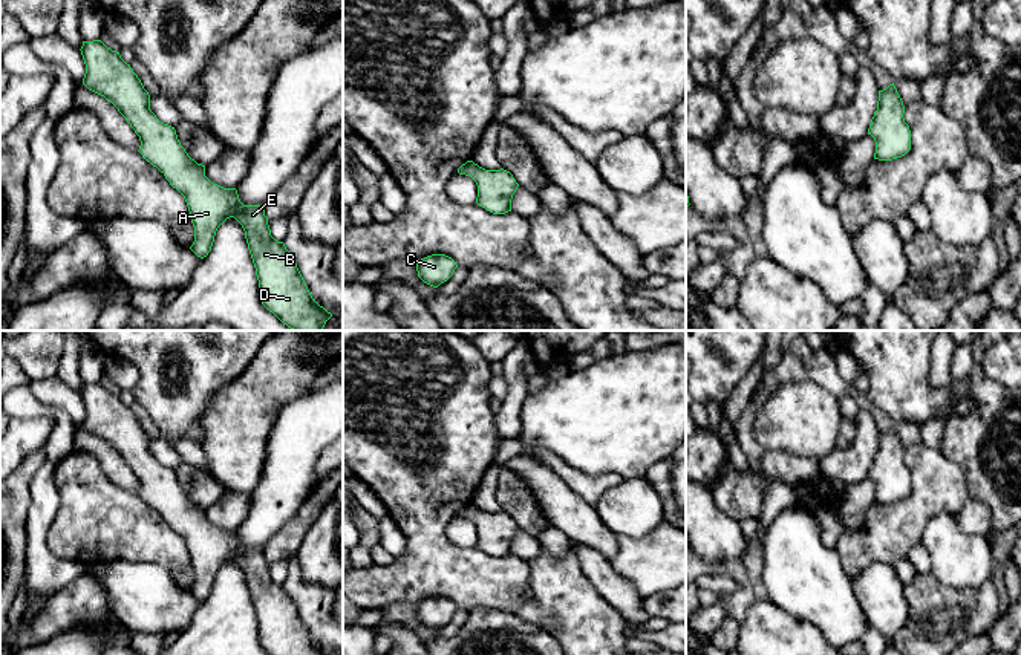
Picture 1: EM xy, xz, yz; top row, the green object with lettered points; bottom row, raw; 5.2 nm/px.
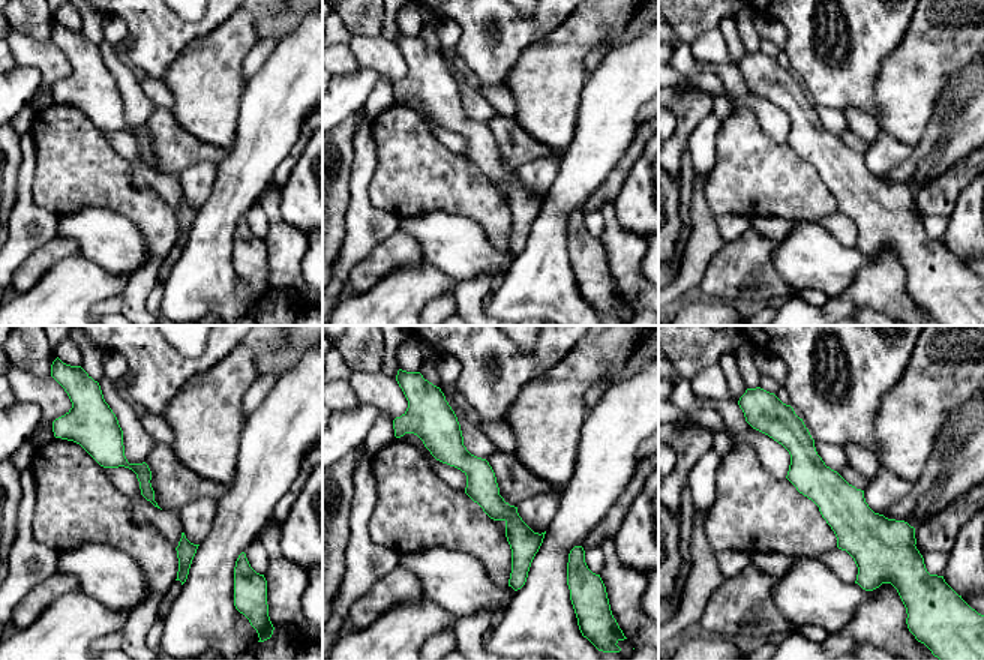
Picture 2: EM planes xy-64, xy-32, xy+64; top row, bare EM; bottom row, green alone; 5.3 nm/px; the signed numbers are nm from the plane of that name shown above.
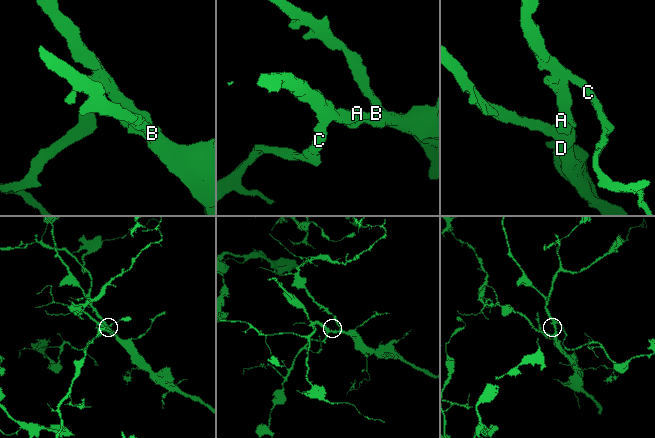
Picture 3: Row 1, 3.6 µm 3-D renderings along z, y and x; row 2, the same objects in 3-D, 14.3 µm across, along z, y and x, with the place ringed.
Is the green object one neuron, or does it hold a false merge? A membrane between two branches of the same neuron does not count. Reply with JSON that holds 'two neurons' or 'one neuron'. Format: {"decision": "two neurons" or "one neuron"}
{"decision": "one neuron"}

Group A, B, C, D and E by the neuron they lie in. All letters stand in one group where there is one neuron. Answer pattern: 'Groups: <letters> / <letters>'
Groups: A B C D E

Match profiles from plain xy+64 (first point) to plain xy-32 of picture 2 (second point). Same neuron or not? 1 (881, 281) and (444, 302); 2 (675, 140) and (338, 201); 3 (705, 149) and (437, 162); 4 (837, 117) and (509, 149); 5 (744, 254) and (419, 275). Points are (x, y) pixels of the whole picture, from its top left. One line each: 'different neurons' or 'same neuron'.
1: different neurons
2: same neuron
3: different neurons
4: different neurons
5: different neurons

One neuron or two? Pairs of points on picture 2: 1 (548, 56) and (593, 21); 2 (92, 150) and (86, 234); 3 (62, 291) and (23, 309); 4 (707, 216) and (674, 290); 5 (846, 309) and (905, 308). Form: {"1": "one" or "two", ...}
{"1": "one", "2": "two", "3": "one", "4": "one", "5": "one"}

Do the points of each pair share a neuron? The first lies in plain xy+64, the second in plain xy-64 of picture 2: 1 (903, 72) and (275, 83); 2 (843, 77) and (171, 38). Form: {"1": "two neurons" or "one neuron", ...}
{"1": "two neurons", "2": "one neuron"}

